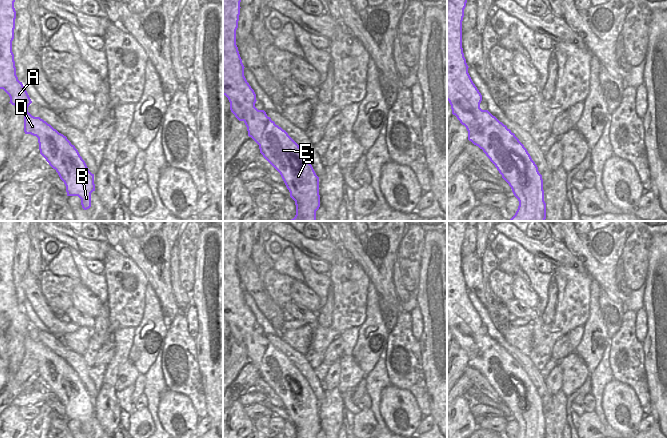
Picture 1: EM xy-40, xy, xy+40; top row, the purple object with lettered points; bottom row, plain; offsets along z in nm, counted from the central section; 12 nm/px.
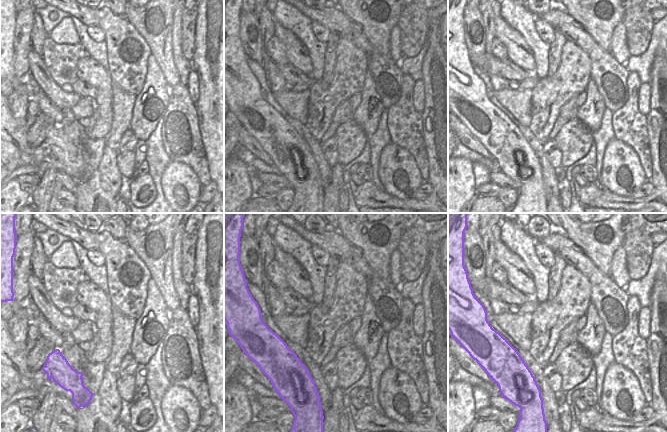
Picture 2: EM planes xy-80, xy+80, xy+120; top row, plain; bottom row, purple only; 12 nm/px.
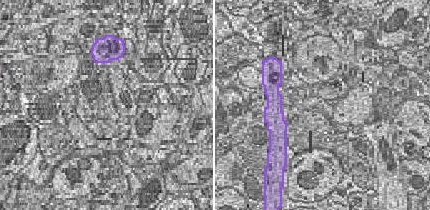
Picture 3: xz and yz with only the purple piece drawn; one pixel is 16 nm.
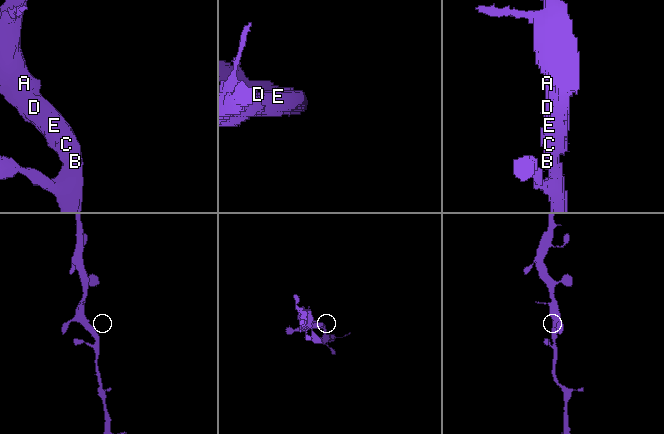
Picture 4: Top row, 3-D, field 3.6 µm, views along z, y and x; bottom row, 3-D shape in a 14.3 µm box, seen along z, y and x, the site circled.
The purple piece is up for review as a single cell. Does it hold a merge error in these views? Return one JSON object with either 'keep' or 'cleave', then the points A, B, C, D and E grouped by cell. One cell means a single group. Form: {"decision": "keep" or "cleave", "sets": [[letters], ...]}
{"decision": "keep", "sets": [["A", "B", "C", "D", "E"]]}

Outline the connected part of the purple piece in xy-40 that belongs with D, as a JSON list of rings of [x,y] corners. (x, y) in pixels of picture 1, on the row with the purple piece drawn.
[[[0,0],[0,89],[9,95],[9,103],[24,112],[25,134],[38,138],[40,154],[64,182],[67,196],[78,196],[82,208],[87,210],[91,207],[91,193],[95,191],[94,174],[66,136],[28,112],[32,101],[18,80],[12,52],[16,19],[14,2]]]

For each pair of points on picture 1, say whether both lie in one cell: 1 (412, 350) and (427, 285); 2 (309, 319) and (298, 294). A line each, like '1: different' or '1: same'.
1: different
2: different

